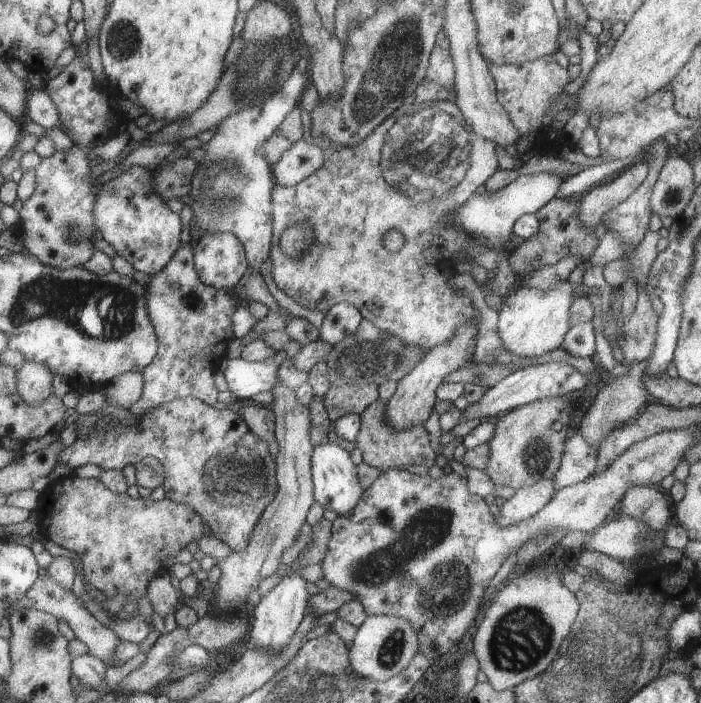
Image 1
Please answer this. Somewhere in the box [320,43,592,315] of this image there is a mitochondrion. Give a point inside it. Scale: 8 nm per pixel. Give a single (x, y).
(422, 154)

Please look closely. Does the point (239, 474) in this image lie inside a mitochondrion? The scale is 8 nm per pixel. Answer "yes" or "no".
yes

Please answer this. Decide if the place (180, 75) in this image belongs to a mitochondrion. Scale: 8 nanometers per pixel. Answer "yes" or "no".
no

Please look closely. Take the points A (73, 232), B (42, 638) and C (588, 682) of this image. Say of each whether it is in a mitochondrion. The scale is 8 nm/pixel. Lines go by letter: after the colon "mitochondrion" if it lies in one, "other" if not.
A: mitochondrion
B: mitochondrion
C: mitochondrion

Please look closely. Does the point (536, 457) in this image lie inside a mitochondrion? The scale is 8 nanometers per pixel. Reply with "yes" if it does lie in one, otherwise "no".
yes

